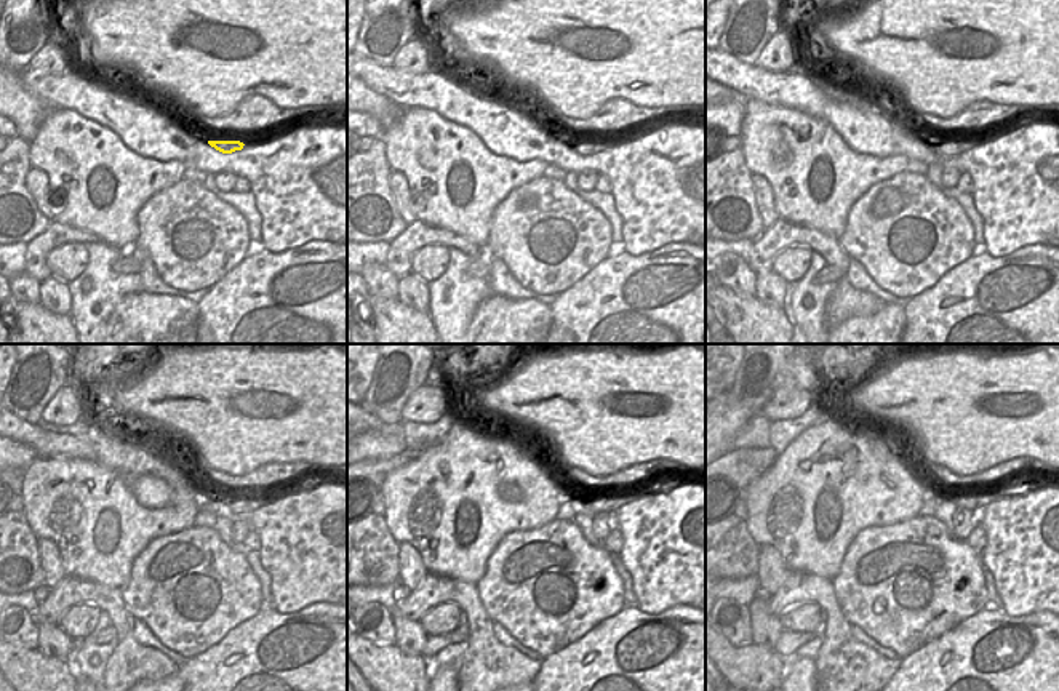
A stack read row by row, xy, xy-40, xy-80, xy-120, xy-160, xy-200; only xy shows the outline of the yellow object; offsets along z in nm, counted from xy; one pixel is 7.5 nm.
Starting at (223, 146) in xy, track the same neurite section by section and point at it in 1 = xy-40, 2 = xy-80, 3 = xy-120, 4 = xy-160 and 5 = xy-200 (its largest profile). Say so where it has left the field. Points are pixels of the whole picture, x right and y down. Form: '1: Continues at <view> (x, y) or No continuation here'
1: Continues at xy-40 (584, 147)
2: Continues at xy-80 (947, 147)
3: Continues at xy-120 (245, 504)
4: Continues at xy-160 (600, 504)
5: Continues at xy-200 (968, 501).

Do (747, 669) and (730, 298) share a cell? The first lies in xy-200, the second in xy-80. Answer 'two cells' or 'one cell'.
one cell

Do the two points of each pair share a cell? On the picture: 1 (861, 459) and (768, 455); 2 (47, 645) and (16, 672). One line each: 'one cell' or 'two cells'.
1: two cells
2: two cells

